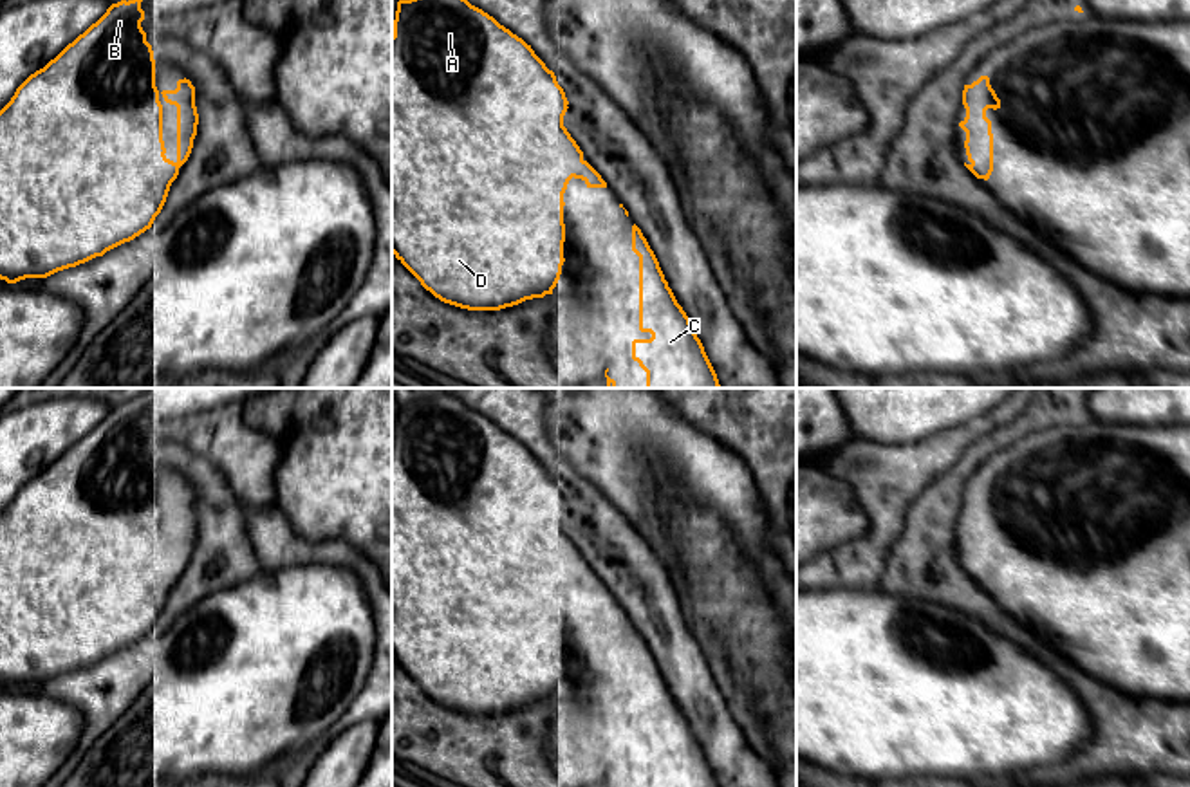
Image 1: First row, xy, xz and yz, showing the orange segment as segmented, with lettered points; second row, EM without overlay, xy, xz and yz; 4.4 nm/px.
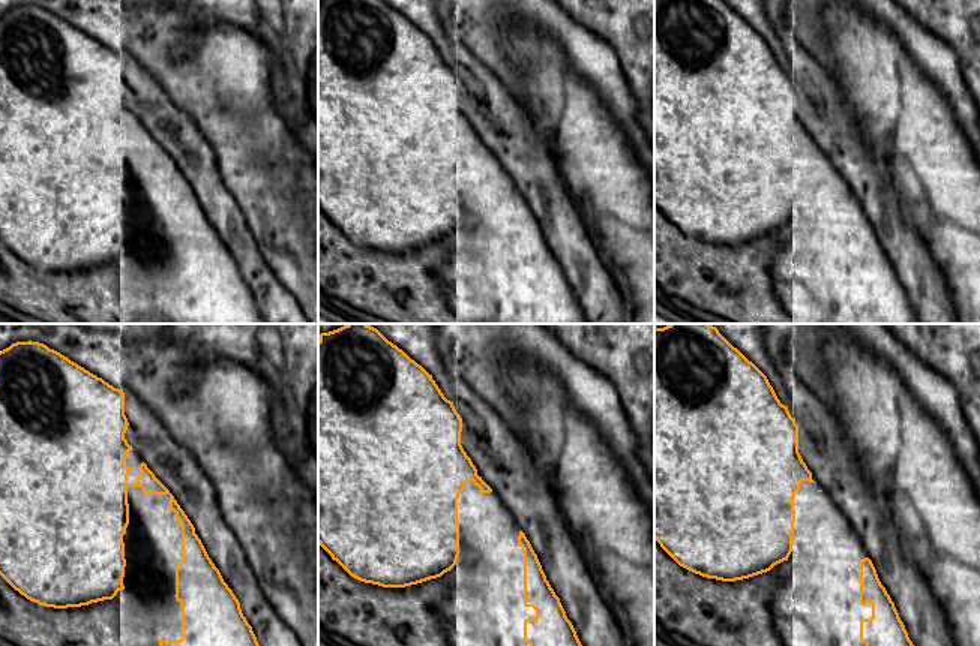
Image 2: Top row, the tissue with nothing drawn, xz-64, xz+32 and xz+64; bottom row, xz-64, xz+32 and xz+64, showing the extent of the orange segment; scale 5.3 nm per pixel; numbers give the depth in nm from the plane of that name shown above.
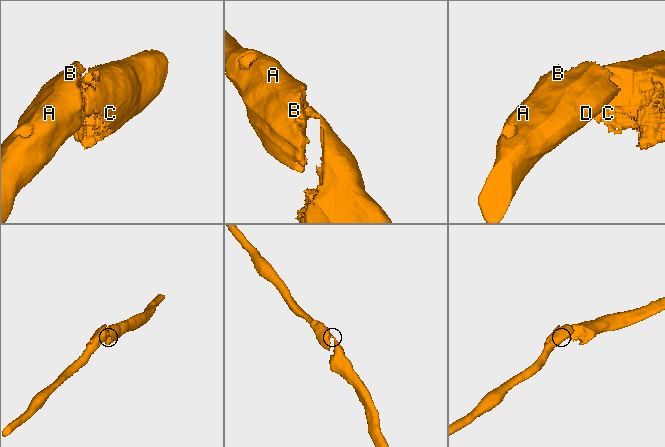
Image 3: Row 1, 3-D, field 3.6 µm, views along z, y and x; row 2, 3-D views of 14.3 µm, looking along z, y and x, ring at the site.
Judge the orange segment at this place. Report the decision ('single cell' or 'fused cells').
single cell

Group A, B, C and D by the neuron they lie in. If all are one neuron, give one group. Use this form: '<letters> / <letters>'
A B C D

